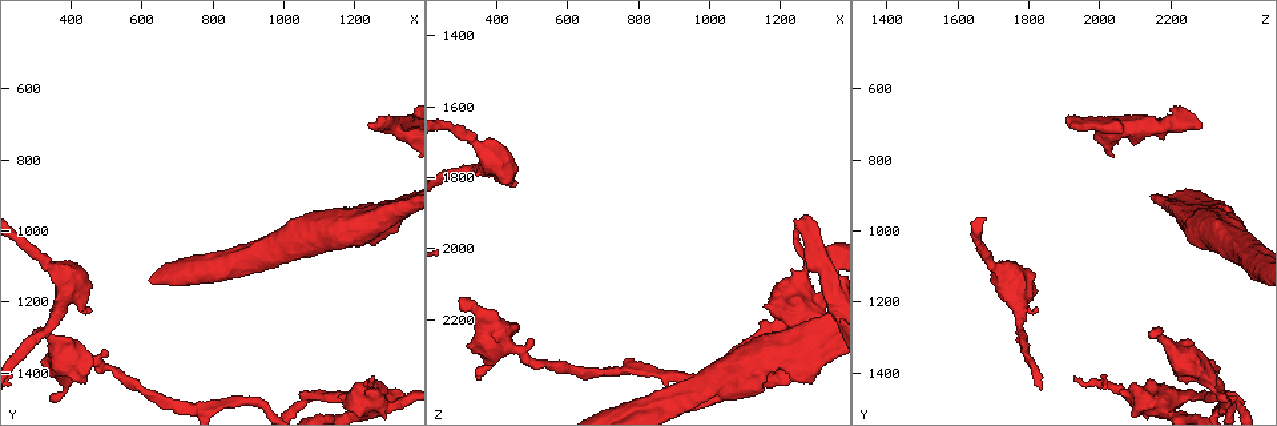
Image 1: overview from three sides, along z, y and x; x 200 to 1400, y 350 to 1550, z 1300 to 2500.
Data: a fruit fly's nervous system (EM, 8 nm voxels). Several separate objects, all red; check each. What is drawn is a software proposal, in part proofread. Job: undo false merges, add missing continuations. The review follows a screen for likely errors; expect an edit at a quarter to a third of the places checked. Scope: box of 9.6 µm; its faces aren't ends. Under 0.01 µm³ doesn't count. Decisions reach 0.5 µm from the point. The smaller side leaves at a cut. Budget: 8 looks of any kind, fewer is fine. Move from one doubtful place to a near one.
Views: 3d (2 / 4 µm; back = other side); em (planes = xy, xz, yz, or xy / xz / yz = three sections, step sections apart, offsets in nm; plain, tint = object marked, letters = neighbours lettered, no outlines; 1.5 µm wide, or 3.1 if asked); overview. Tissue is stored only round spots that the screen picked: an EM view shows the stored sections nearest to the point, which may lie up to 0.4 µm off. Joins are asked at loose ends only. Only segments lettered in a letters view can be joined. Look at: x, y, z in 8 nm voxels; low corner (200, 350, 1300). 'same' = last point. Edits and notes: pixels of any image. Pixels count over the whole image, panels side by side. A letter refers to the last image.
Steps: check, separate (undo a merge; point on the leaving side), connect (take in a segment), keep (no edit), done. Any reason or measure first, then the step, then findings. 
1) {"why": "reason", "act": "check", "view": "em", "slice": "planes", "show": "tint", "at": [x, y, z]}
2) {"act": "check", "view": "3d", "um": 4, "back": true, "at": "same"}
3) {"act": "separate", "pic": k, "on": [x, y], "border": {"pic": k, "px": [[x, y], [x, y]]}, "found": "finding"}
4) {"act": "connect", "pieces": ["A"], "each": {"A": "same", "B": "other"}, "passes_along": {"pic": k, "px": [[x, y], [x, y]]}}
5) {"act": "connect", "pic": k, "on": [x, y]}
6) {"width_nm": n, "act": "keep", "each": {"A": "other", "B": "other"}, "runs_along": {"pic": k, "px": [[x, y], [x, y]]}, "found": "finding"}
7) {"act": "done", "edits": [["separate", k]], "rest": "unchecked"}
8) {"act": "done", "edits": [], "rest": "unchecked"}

{"why": "thin end", "act": "check", "view": "em", "slice": "planes", "show": "plain", "at": [1250, 1420, 1920]}

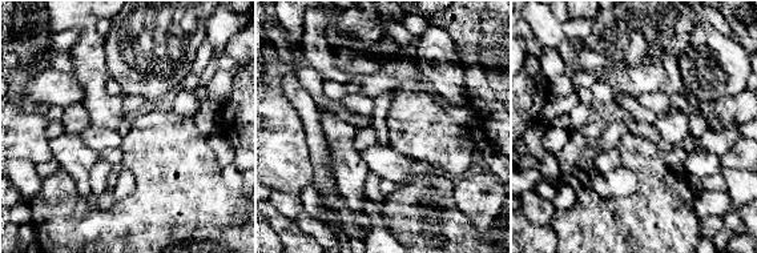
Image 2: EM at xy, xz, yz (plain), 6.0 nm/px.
{"act": "check", "view": "em", "slice": "planes", "show": "tint", "at": "same"}

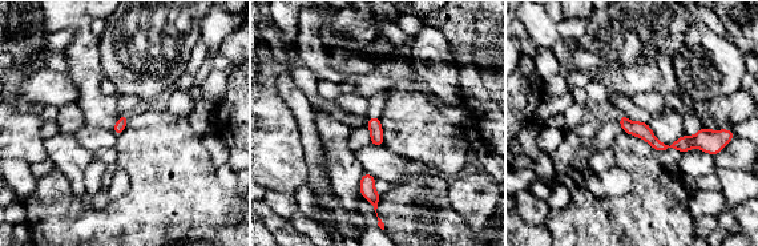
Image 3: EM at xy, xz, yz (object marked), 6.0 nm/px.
{"act": "check", "view": "em", "slice": "planes", "show": "letters", "at": "same"}

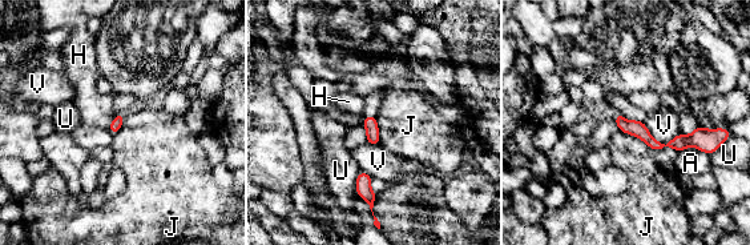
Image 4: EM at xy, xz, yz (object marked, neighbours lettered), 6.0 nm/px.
{"width_nm": 70, "longest_contact_nm": ["J", 260], "act": "keep", "each": {"A": "other", "H": "other", "J": "other", "U": "other", "V": "other"}, "found": "none of them fits"}

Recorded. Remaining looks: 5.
{"why": "branch stops here", "act": "check", "view": "3d", "um": 2, "at": [1270, 680, 1920]}

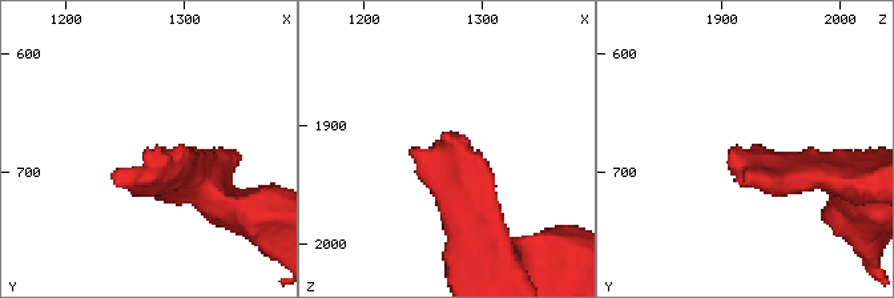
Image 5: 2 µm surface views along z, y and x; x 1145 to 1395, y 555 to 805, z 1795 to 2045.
{"act": "check", "view": "em", "slice": "planes", "show": "letters", "at": [1264, 684, 1908]}

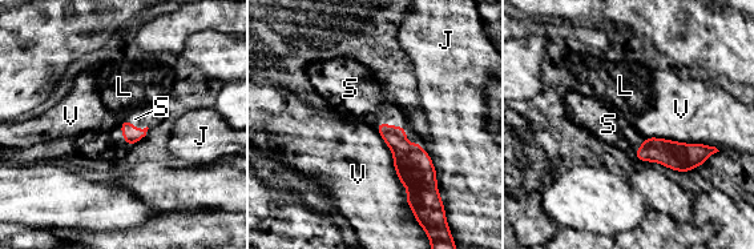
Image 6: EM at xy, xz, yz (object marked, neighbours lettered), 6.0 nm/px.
{"longest_contact_nm": ["V", 550], "act": "connect", "pieces": ["S"], "each": {"J": "other", "L": "other", "S": "same", "V": "other"}, "found": "the cell continues"}

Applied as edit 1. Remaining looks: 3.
{"act": "check", "view": "overview"}

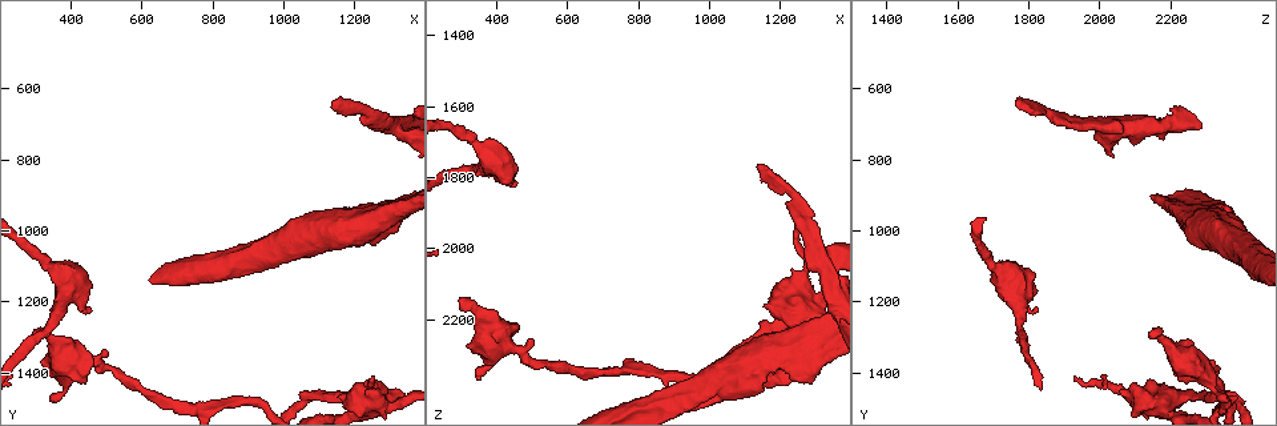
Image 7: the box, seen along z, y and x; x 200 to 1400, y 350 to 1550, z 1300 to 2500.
{"why": "sudden change in width", "act": "check", "view": "em", "slice": "planes", "show": "tint", "at": [1310, 950, 2290]}

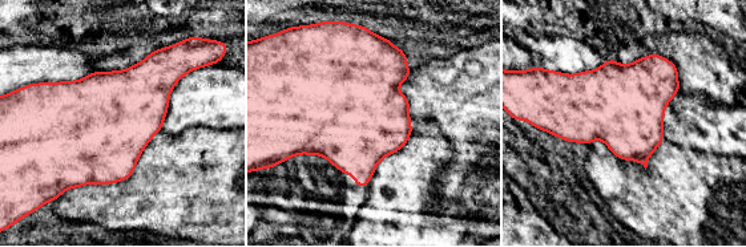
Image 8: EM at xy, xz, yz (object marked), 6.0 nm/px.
{"act": "check", "view": "em", "slice": "planes", "show": "letters", "at": "same"}

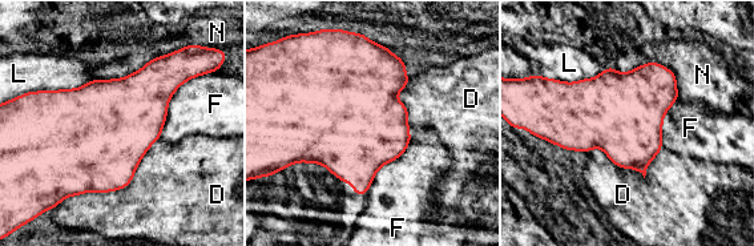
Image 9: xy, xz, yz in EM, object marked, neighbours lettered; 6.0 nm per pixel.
{"width_nm": 500, "act": "keep", "each": {"D": "other", "F": "other", "L": "other", "N": "other"}, "border": {"pic": 9, "px": [[93, 79], [75, 88], [29, 92]]}, "found": "all the same cell"}

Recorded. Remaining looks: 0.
{"act": "done", "edits": [["connect", 6]], "rest": "unchecked"}

